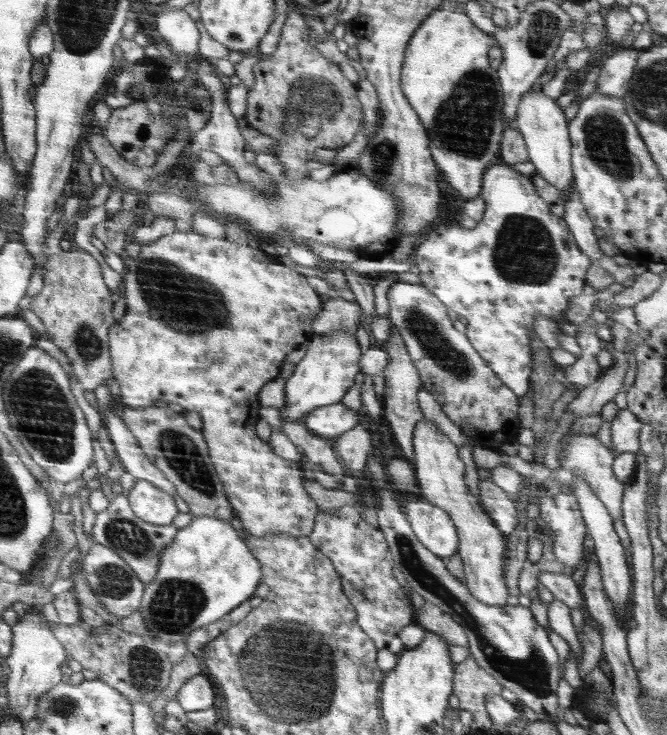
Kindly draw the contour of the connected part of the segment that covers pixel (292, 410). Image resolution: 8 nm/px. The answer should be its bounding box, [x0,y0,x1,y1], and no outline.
[278,331,360,422]

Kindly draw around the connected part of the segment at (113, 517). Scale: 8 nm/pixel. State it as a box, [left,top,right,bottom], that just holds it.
[93,494,177,584]

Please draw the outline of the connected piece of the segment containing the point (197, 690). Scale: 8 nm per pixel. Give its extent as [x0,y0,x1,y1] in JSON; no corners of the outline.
[177,672,220,711]

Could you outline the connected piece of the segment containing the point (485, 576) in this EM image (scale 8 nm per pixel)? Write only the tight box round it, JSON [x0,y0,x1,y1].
[413,419,512,605]

